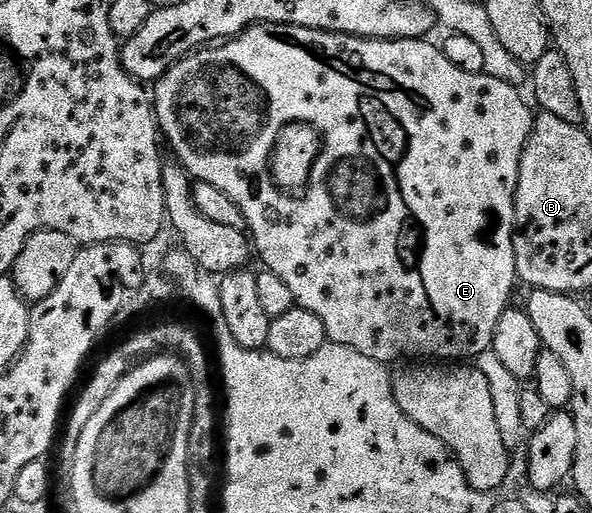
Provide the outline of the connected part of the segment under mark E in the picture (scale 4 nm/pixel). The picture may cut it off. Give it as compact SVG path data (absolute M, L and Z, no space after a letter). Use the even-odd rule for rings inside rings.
M256 24L249 26L248 29L244 29L237 37L230 37L222 40L220 43L202 47L186 55L182 61L176 61L155 82L151 89L153 110L157 112L157 127L160 136L164 138L167 145L167 140L169 140L169 145L173 148L174 155L177 156L174 158L185 166L185 172L189 174L190 178L211 183L211 187L219 187L219 191L223 191L223 195L227 195L227 199L233 200L235 207L239 207L239 211L243 211L245 229L251 234L251 245L255 250L256 256L257 253L261 256L261 261L265 264L262 266L268 272L279 275L279 279L283 279L283 283L287 283L287 288L291 290L296 308L306 309L307 311L312 311L315 315L319 315L319 320L323 322L323 327L327 331L329 341L332 344L351 347L351 351L359 351L359 355L367 355L367 359L375 359L382 363L397 361L401 356L417 357L413 359L436 359L441 363L457 363L462 359L476 359L481 352L487 352L491 349L493 336L495 335L495 326L499 323L499 315L503 315L503 311L510 308L511 301L509 301L509 296L513 293L513 284L516 286L519 281L517 268L515 267L515 243L513 242L513 230L517 228L515 223L515 191L519 183L519 163L523 159L523 151L527 147L527 139L533 130L534 110L531 108L528 100L525 102L521 98L522 90L518 86L508 85L499 79L488 77L486 73L459 71L459 67L455 67L455 63L451 63L451 59L447 59L445 52L438 46L436 49L431 42L432 40L429 39L380 41L374 37L356 37L346 33L332 33L322 29L308 29L307 27L295 27L294 25ZM290 124L311 125L320 134L320 153L314 161L313 169L310 171L309 182L300 194L301 198L297 198L299 197L297 195L290 195L284 189L281 189L273 180L273 173L270 169L270 161L273 157L276 141L279 139L280 133Z

